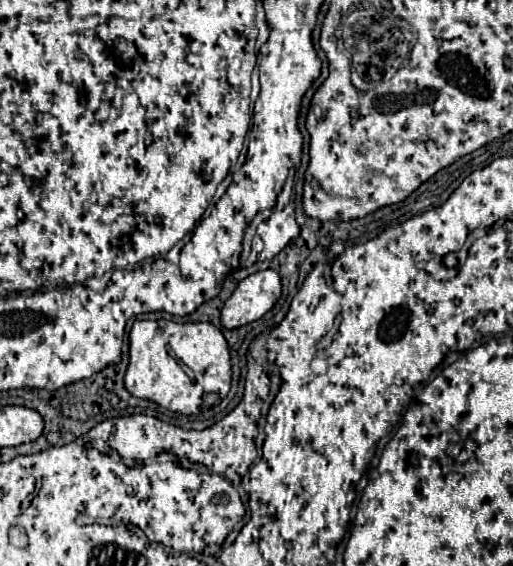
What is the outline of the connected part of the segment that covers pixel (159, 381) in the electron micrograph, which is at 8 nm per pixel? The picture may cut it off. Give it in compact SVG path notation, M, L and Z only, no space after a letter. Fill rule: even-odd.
M157 319L157 321L135 321L133 329L129 333L129 367L125 373L125 389L141 399L149 399L169 411L177 411L183 415L191 415L193 409L203 405L203 397L207 393L217 393L225 397L231 387L231 355L229 355L229 345L223 337L223 333L211 325L211 323L175 323L167 319ZM183 361L193 375L187 375L183 367L177 363Z

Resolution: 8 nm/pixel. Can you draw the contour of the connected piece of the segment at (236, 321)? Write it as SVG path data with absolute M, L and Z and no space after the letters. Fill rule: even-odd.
M273 269L257 271L243 279L233 295L225 301L221 311L221 323L225 329L237 329L241 325L261 319L273 309L281 297L281 277Z

